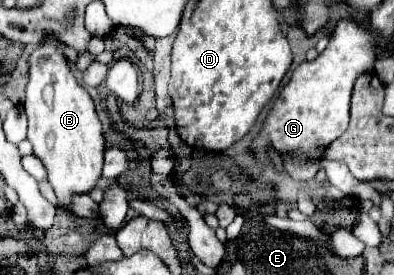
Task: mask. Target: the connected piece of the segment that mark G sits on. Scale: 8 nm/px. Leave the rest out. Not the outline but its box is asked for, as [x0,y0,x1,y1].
[252,20,376,158]

